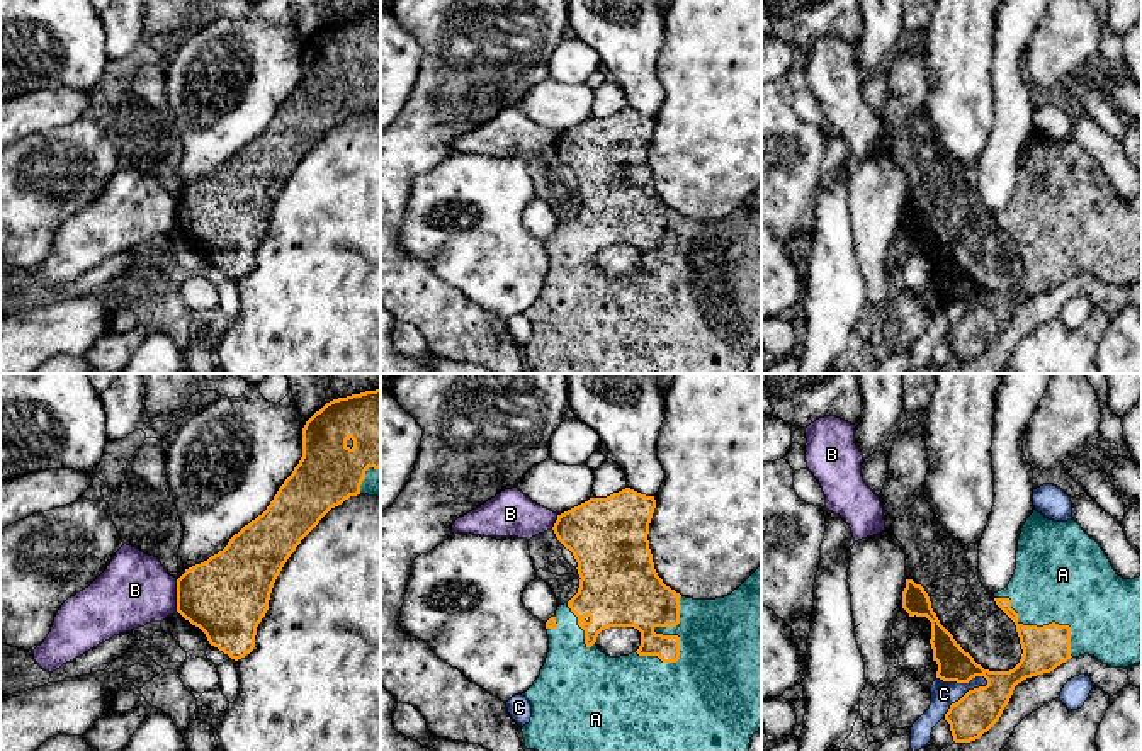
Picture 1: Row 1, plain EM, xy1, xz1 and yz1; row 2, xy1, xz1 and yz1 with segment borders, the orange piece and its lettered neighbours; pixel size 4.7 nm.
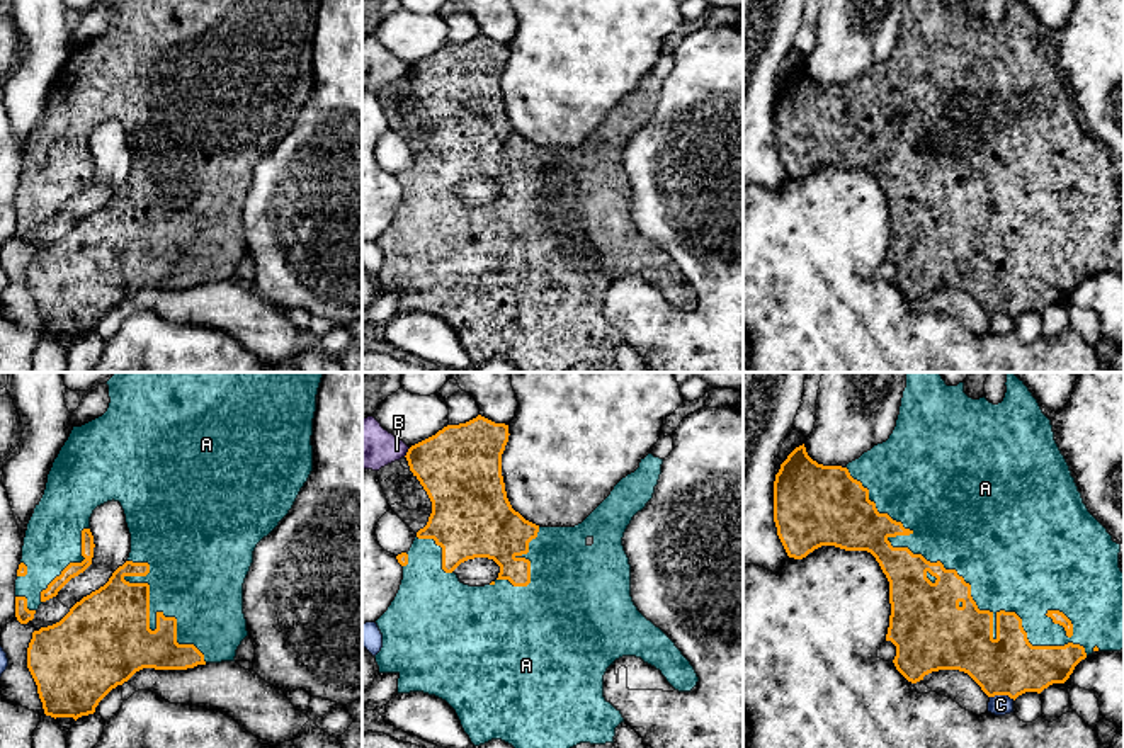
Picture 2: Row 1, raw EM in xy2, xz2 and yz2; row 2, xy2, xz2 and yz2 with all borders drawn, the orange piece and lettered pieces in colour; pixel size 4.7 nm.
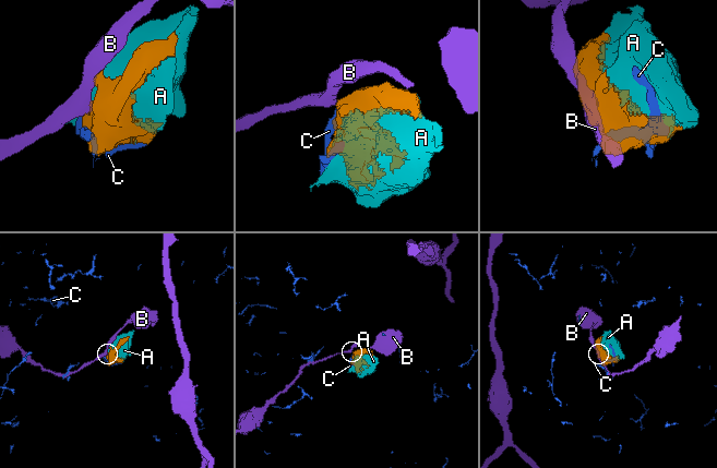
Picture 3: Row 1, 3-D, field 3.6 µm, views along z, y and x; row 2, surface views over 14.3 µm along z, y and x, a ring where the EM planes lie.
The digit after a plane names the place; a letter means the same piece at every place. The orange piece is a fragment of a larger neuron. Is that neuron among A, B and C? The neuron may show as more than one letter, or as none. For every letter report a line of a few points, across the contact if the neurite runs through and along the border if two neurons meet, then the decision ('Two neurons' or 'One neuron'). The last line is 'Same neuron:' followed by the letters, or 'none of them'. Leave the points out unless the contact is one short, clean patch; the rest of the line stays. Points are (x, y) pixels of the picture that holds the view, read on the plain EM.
A: One neuron
B: Line: xy1 (175, 199), (177, 230). Two neurons
C: Two neurons
Same neuron: A

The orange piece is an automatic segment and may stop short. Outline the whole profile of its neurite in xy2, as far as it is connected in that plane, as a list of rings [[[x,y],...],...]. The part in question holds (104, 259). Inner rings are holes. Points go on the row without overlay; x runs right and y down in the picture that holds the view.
[[[107,0],[107,31],[82,44],[73,46],[68,60],[61,66],[41,121],[27,143],[22,178],[15,199],[15,236],[20,243],[34,238],[39,224],[53,216],[75,196],[83,192],[94,177],[94,155],[90,136],[94,129],[107,121],[119,121],[131,153],[131,172],[128,180],[119,185],[109,201],[90,214],[77,221],[70,231],[56,243],[32,252],[27,267],[27,287],[37,304],[37,313],[46,335],[73,337],[95,332],[99,321],[117,304],[128,301],[143,287],[155,289],[187,289],[206,282],[235,280],[236,269],[248,255],[243,233],[243,202],[253,182],[257,163],[267,156],[292,128],[301,107],[313,90],[313,37],[316,31],[316,14],[321,0]]]

